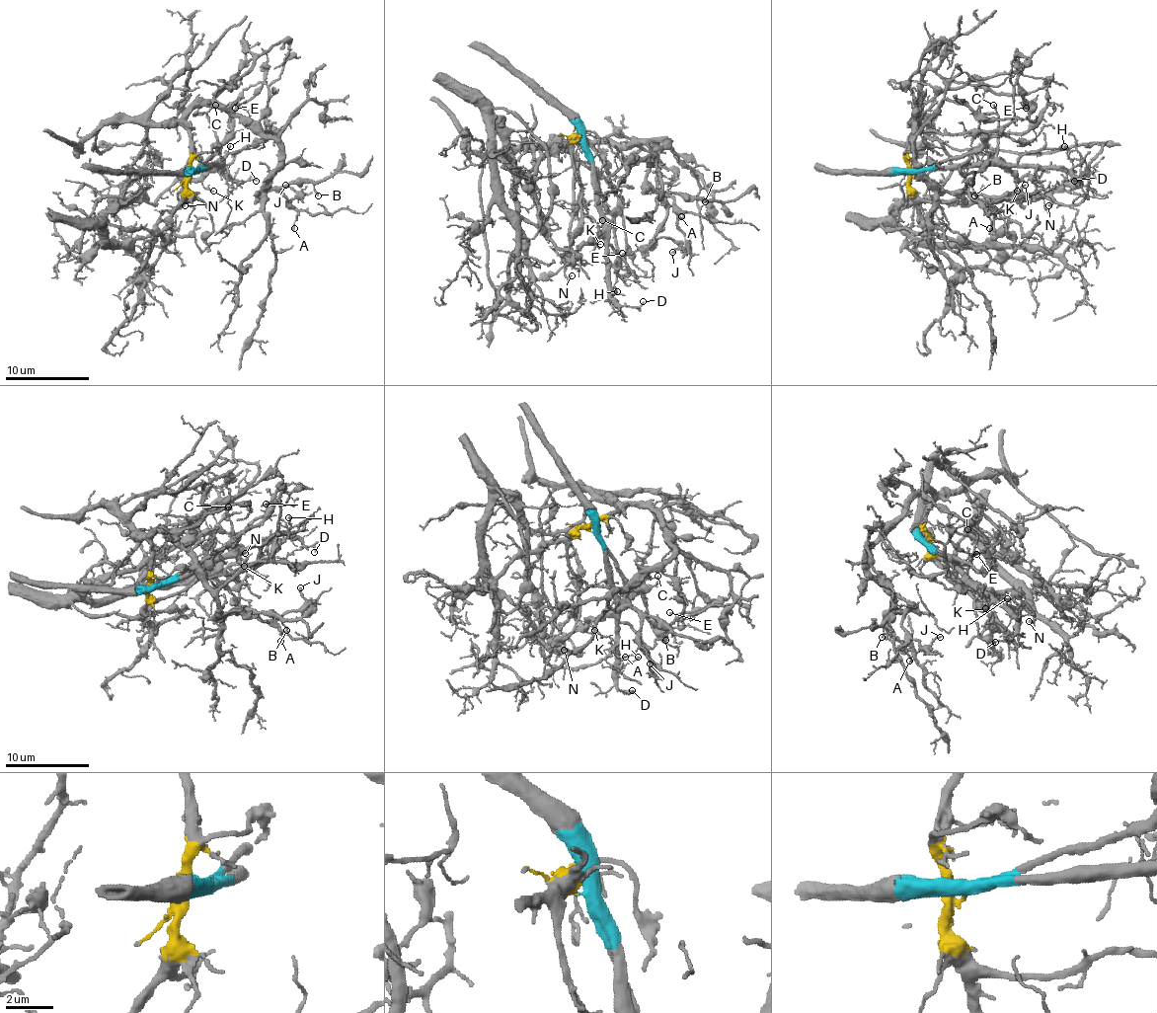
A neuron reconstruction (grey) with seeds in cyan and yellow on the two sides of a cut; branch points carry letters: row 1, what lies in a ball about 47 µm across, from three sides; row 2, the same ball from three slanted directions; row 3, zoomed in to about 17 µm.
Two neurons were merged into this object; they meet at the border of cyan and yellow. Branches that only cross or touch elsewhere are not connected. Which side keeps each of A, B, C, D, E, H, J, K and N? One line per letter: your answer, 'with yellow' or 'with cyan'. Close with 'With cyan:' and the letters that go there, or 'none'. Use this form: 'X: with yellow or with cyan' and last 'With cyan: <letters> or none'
A: with yellow
B: with yellow
C: with cyan
D: with cyan
E: with yellow
H: with cyan
J: with yellow
K: with cyan
N: with cyan
With cyan: C, D, H, K, N

